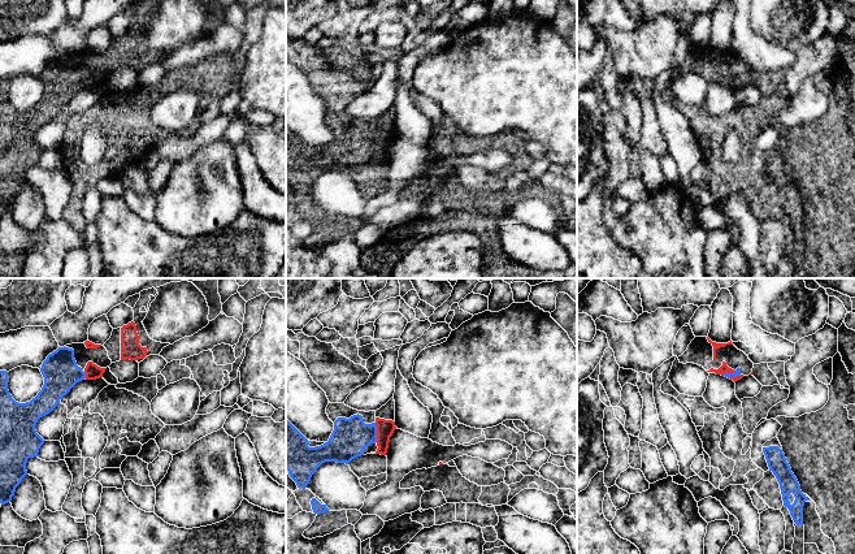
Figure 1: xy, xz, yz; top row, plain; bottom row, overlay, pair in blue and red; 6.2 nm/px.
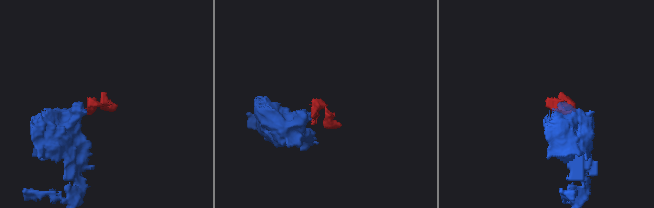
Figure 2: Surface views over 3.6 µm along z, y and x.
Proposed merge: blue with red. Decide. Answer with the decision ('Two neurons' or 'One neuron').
One neuron

